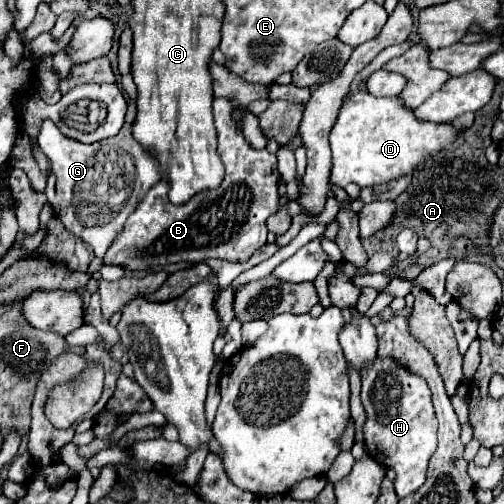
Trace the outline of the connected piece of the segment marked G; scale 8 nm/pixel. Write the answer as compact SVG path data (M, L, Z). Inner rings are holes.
M44 119L38 133L38 145L52 163L46 197L64 227L94 247L102 257L114 237L120 233L126 217L136 209L146 191L158 183L158 161L132 137L132 127L124 125L118 135L84 145L58 133L58 127Z

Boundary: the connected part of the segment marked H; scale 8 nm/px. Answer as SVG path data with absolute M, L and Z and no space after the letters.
M376 357L370 365L362 365L362 405L366 409L364 443L372 459L396 471L396 495L408 497L426 481L428 461L436 451L438 421L432 407L432 393L426 381L408 367L386 357Z

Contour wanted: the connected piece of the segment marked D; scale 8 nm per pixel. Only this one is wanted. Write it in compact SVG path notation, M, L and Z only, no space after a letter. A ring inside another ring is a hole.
M360 91L344 99L338 119L330 131L330 149L332 149L332 171L330 171L330 185L346 187L348 183L356 183L358 187L372 187L378 183L386 183L398 179L406 173L412 173L418 165L426 161L426 157L436 157L440 151L448 149L462 133L454 129L450 123L428 123L414 117L410 109L402 105L398 97L384 97L378 99L368 91Z

